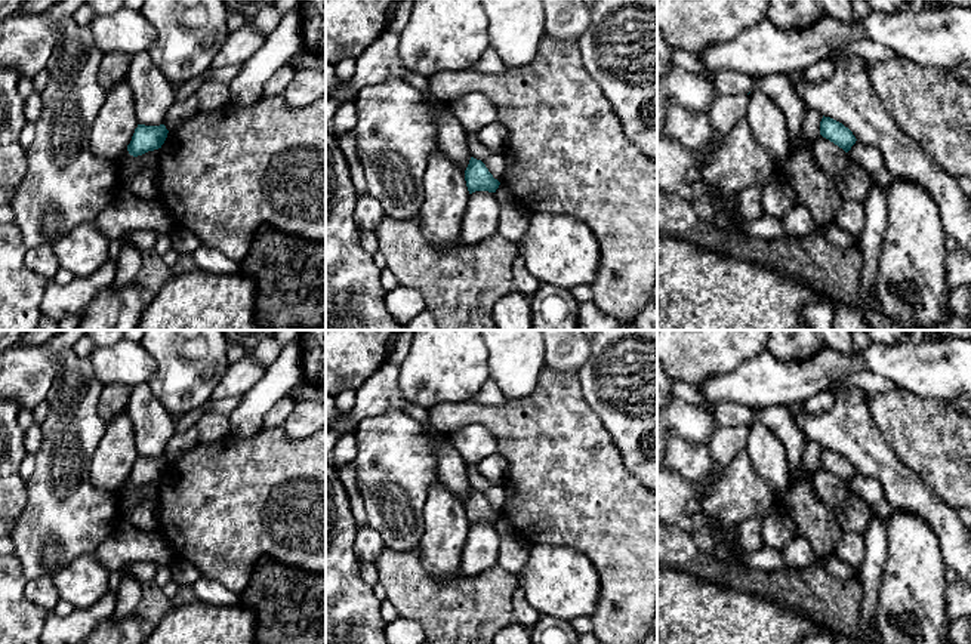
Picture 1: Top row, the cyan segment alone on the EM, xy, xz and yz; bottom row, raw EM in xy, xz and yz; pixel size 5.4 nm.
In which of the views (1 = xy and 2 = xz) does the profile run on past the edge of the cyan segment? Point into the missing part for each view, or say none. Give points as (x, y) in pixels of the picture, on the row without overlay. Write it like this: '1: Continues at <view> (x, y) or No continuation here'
1: No continuation here
2: No continuation here

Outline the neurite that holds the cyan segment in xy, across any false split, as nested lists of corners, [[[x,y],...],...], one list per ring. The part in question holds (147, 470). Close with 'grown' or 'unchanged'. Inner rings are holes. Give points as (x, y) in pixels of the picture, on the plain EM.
[[[138,456],[132,468],[127,483],[130,487],[138,489],[148,483],[161,480],[167,469],[169,462],[164,456],[160,457],[145,457]]]; unchanged

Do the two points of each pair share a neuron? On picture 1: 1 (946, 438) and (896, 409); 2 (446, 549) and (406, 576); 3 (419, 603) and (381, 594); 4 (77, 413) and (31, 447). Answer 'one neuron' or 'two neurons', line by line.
1: one neuron
2: two neurons
3: two neurons
4: two neurons

